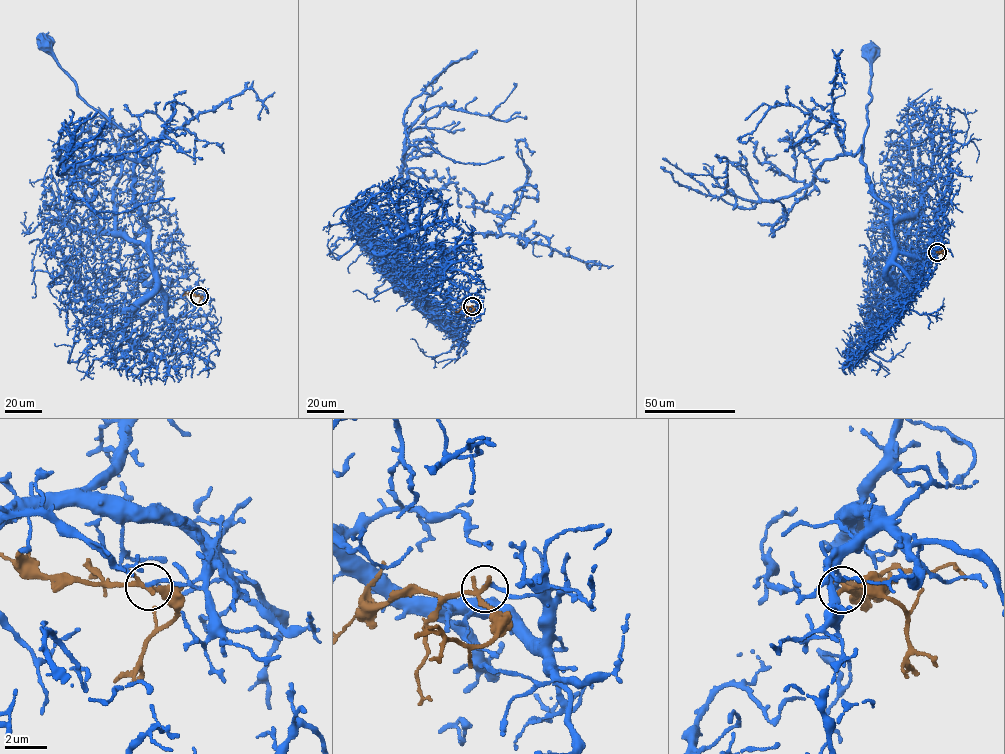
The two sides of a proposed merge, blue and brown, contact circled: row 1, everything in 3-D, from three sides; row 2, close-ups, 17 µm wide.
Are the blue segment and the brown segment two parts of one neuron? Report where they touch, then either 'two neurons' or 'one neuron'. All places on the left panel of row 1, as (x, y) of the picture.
(199, 296) | two neurons

